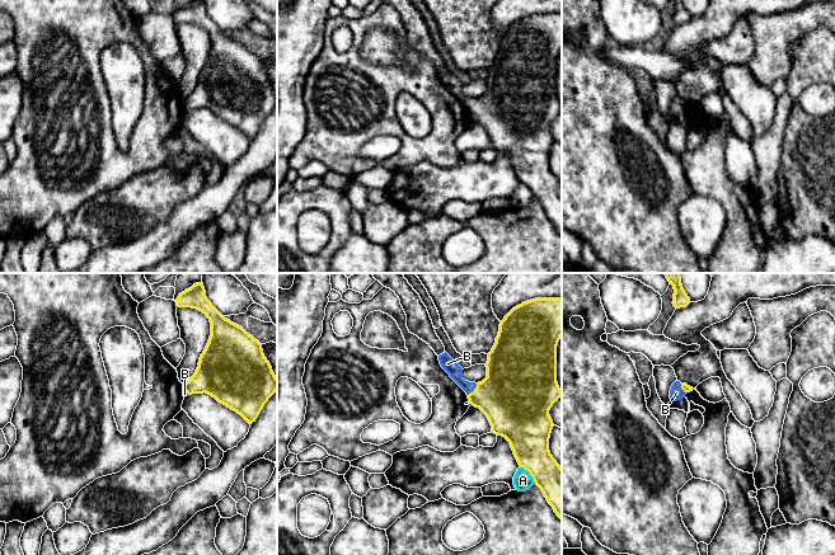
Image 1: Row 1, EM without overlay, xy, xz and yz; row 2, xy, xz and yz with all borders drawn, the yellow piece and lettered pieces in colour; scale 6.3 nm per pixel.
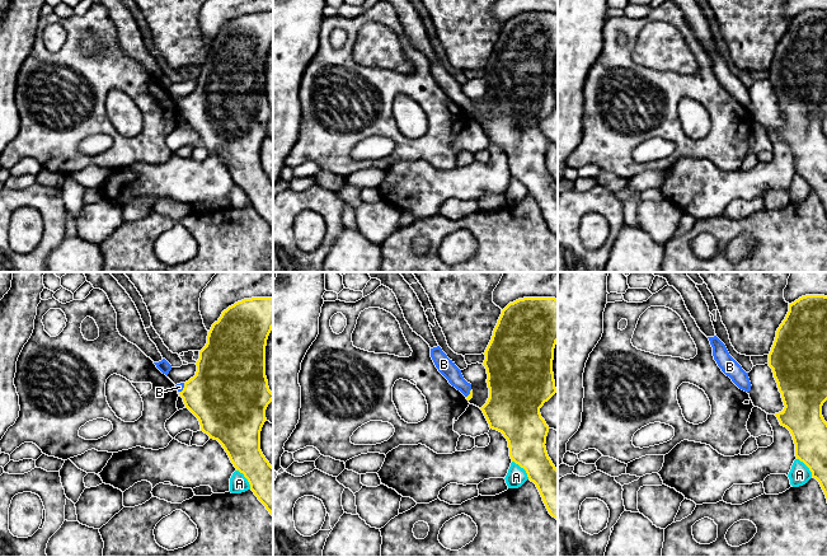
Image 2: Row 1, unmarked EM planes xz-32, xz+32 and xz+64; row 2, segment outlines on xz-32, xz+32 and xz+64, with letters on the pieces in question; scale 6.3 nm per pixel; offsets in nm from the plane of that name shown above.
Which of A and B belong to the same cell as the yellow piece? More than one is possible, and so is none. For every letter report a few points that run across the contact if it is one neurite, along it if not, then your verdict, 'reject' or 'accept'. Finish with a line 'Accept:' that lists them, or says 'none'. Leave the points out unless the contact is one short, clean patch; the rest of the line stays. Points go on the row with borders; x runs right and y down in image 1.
A: reject
B: line xz (514, 394), (474, 390), (468, 387), (448, 363); accept
Accept: B

